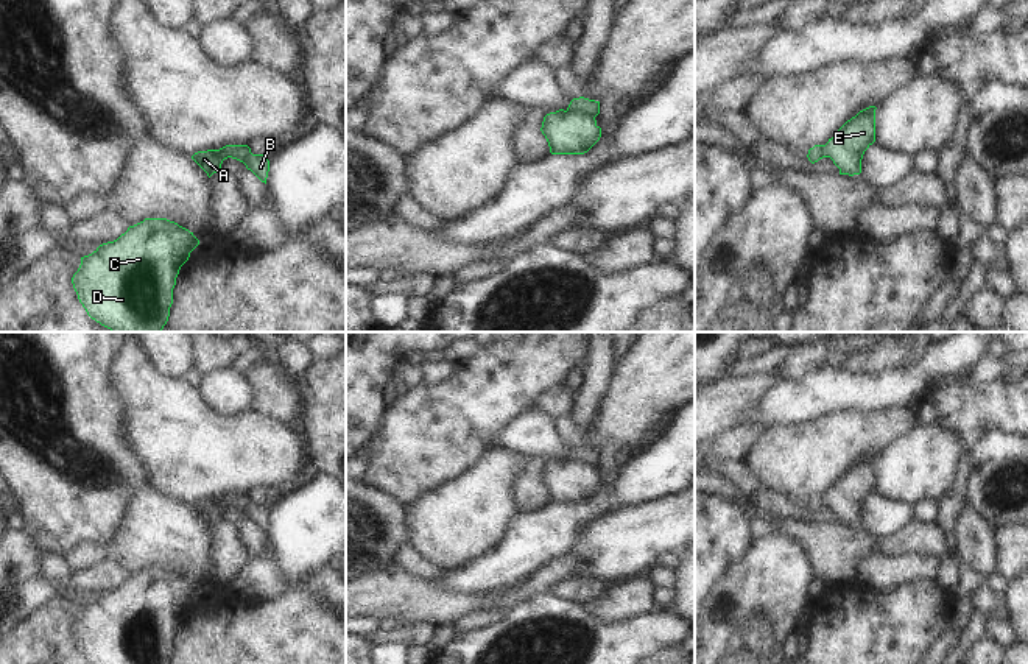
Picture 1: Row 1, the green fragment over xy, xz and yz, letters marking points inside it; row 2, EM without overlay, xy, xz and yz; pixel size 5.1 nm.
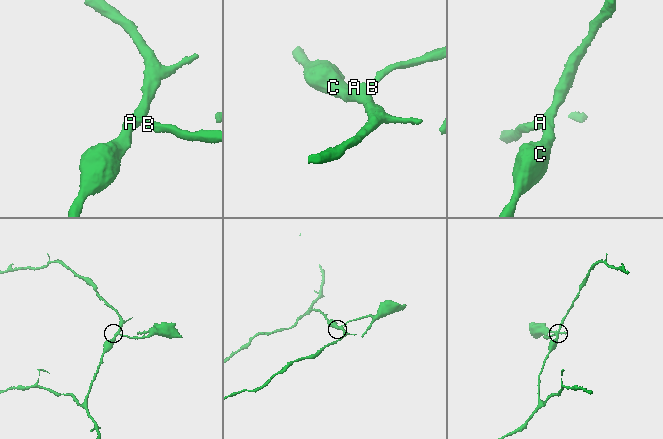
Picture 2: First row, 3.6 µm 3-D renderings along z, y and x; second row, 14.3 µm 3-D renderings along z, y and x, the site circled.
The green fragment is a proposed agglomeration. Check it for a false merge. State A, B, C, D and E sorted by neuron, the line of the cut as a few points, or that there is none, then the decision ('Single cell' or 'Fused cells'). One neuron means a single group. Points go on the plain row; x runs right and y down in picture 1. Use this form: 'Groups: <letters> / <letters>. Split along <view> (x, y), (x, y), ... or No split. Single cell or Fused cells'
Groups: A C D E / B. Split along xz (567, 459), (594, 466). Fused cells.

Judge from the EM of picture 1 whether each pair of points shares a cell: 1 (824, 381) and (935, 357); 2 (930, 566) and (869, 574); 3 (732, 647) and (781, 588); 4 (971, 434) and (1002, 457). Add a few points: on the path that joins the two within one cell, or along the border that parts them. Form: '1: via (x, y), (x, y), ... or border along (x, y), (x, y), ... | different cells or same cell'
1: via (852, 387), (897, 387), (908, 384) | same cell
2: via (915, 566), (901, 572), (885, 572) | same cell
3: via (742, 633), (743, 625), (767, 602) | same cell
4: border along (1010, 432), (989, 429), (974, 445), (969, 476) | different cells

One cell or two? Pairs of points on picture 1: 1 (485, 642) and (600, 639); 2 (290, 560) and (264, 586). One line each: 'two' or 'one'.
1: one
2: two

